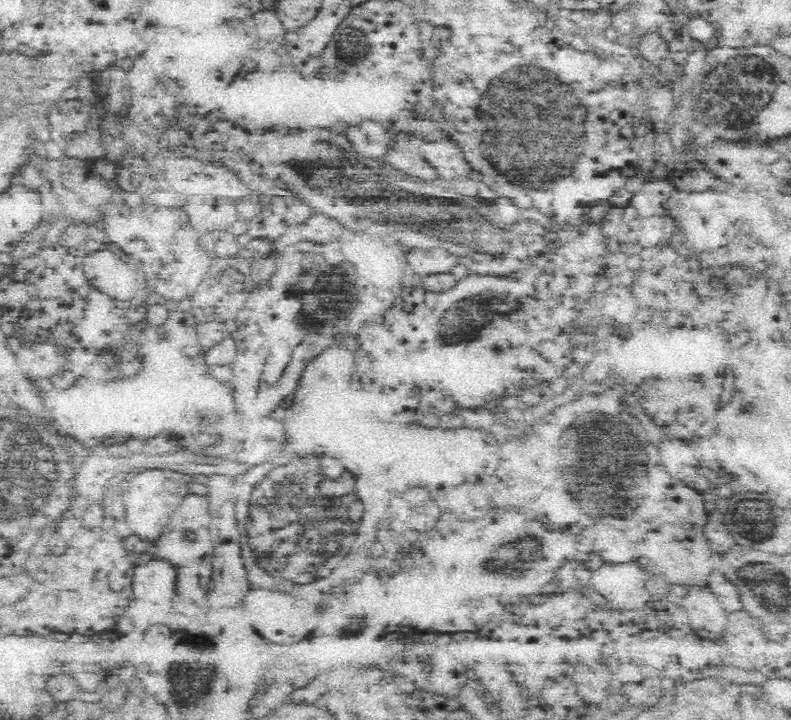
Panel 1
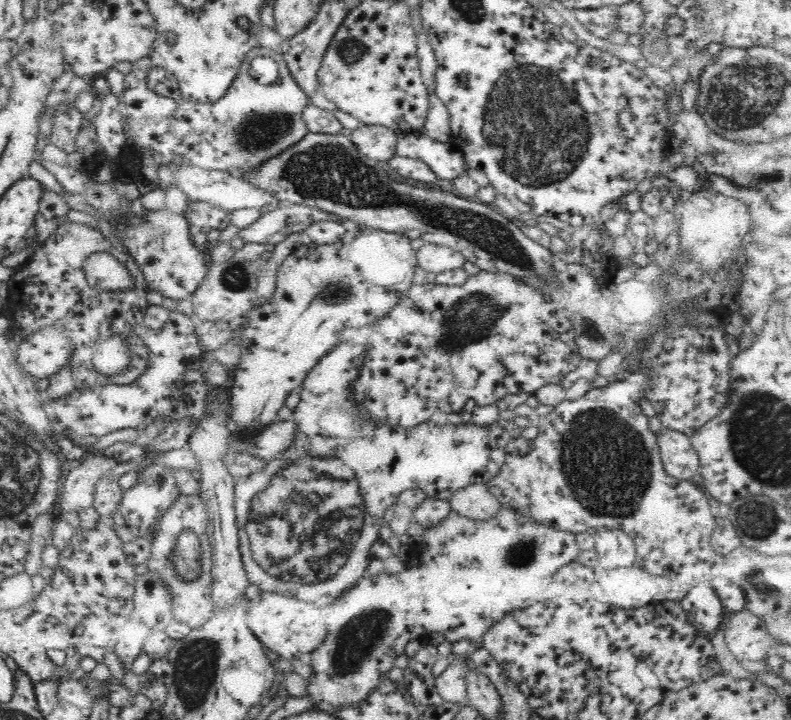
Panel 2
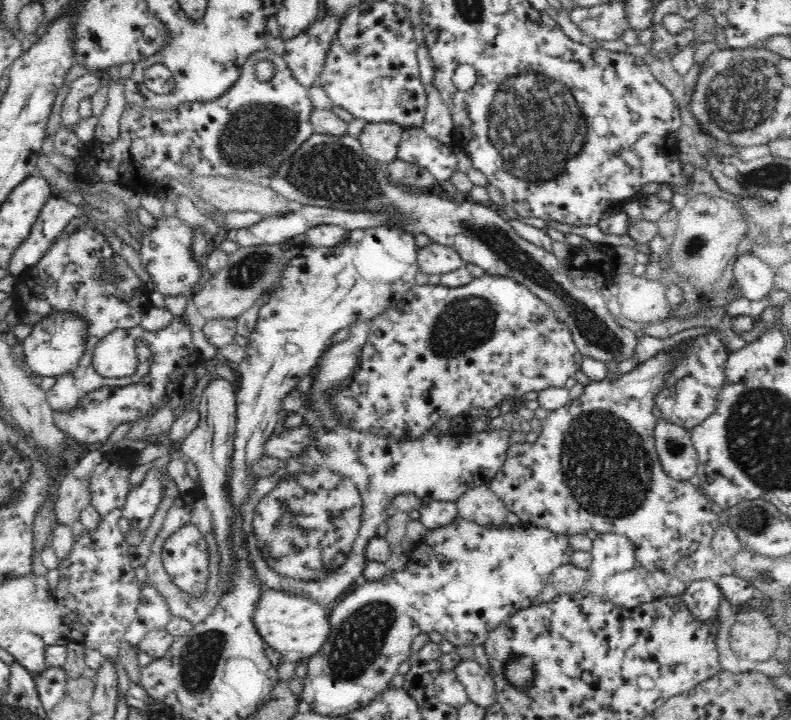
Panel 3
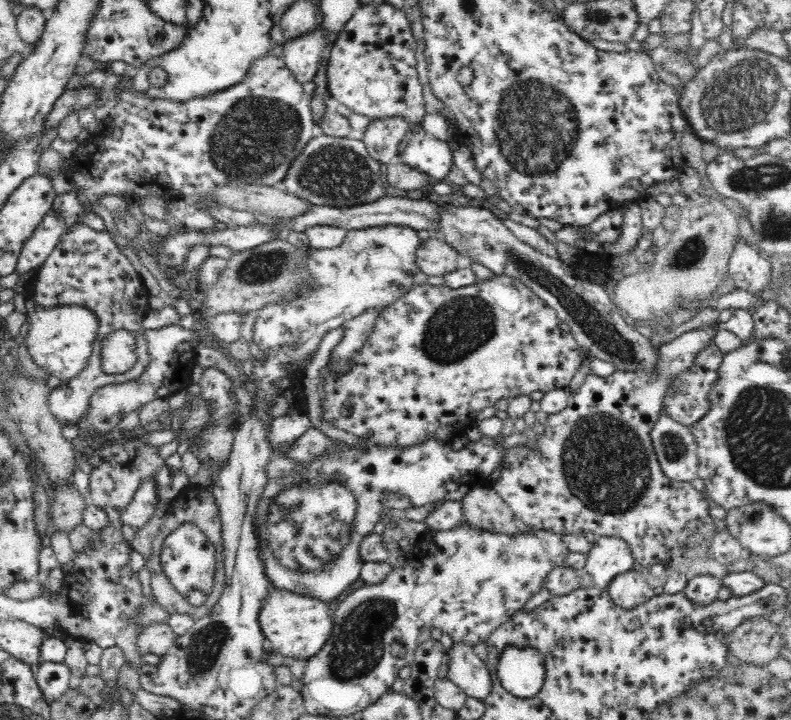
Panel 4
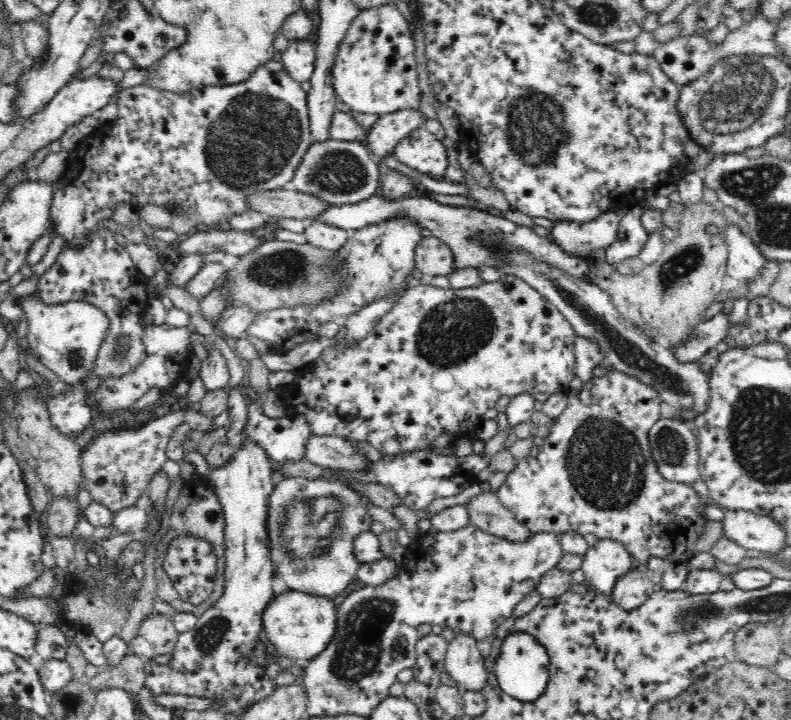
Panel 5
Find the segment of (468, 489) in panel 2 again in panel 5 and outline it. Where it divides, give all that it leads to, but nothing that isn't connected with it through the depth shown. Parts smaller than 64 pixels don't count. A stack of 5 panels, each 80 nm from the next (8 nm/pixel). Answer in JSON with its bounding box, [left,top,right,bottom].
[465,488,532,542]

